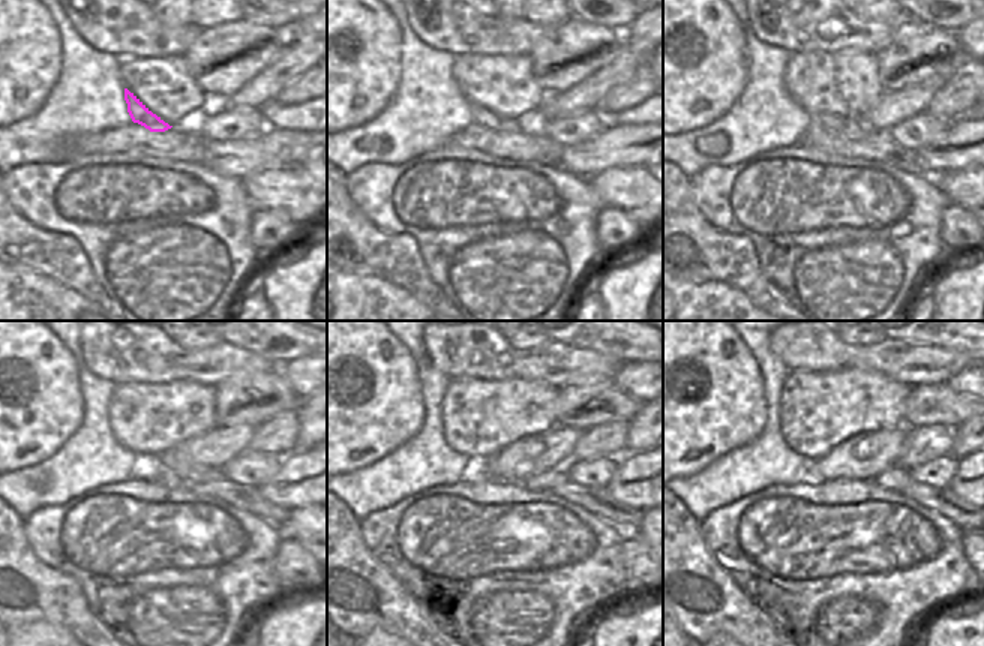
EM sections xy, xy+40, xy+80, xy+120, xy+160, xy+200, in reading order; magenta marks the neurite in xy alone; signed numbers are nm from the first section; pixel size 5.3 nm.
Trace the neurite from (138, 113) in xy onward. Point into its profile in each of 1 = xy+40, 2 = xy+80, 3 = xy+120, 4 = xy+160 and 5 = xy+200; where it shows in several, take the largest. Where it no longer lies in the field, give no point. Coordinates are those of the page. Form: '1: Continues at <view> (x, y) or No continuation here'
1: Continues at xy+40 (480, 116)
2: Continues at xy+80 (849, 128)
3: Continues at xy+120 (197, 471)
4: Continues at xy+160 (546, 481)
5: Continues at xy+200 (896, 478).

